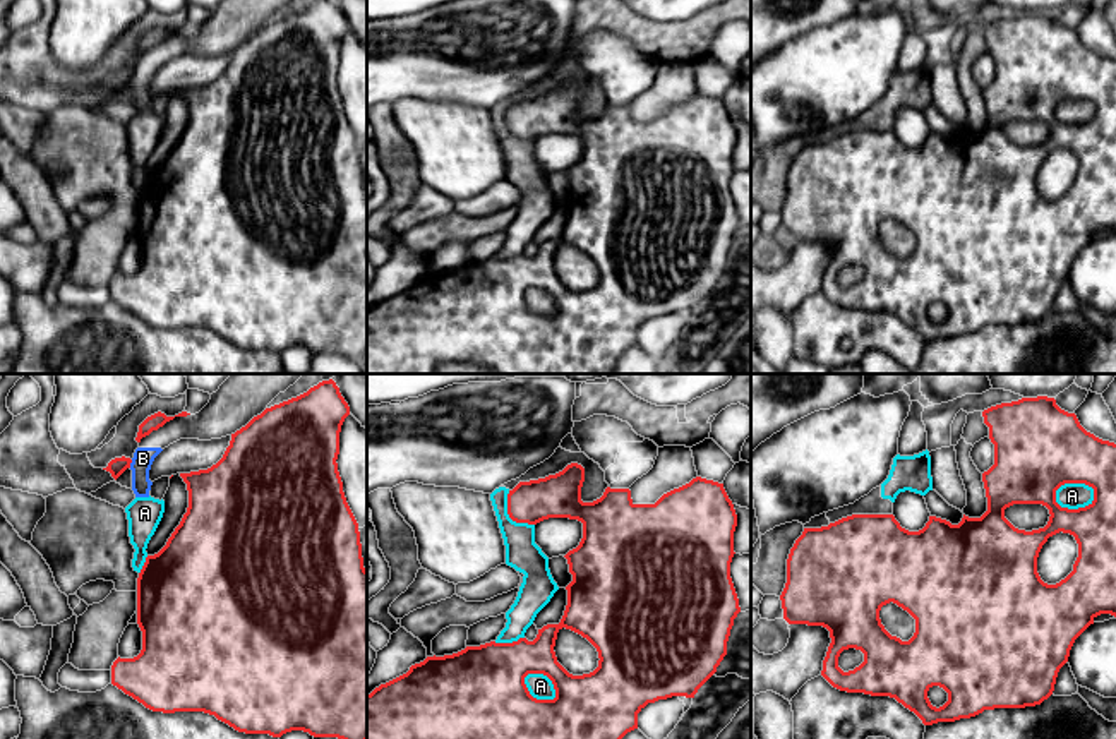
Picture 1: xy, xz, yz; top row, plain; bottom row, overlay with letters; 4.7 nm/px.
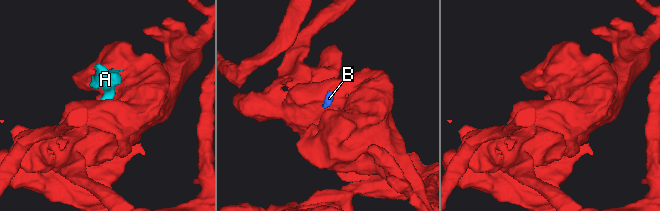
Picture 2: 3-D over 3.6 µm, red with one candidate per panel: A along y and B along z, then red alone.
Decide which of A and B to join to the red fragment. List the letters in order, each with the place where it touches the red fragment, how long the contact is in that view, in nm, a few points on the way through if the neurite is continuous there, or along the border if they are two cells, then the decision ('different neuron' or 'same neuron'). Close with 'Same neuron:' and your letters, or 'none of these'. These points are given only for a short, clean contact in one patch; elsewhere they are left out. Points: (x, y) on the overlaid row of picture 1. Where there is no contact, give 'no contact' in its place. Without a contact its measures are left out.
A: yz (1070, 482) | 200 nm | different neuron
B: xy (131, 462) | 40 nm | along xy (132, 460), (129, 467) | different neuron
Same neuron: none of these

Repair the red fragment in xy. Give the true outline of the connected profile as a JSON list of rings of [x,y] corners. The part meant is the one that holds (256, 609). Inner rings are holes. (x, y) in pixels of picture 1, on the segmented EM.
[[[333,379],[307,393],[266,408],[231,434],[223,458],[207,470],[180,473],[189,490],[189,508],[166,545],[147,556],[137,578],[137,624],[142,650],[134,658],[117,658],[111,684],[153,712],[204,712],[245,734],[281,737],[303,730],[314,737],[367,739],[367,569],[363,568],[358,523],[346,502],[338,472],[339,432],[350,406]]]

